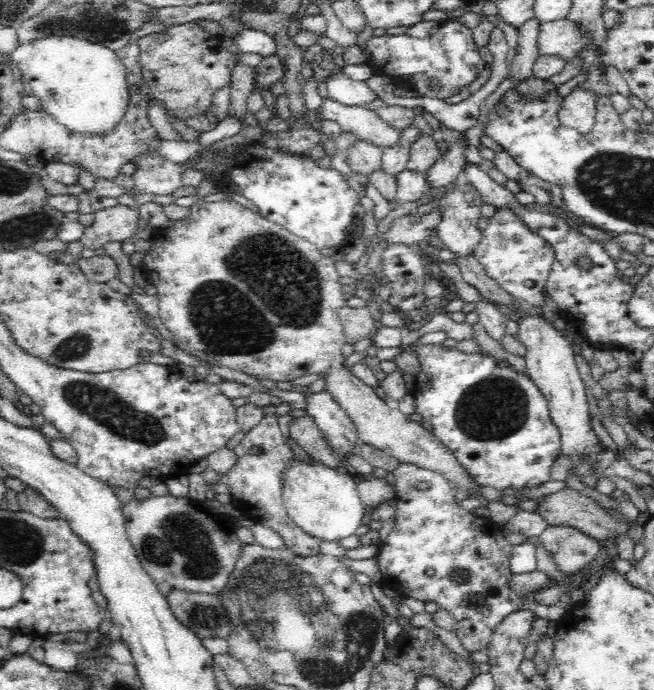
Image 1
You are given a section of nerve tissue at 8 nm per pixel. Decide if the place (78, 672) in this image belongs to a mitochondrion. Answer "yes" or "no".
no

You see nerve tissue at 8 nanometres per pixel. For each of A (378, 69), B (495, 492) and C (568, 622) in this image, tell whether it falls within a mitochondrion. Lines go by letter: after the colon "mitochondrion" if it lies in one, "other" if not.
A: other
B: other
C: other

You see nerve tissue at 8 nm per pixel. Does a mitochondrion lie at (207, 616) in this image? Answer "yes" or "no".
yes

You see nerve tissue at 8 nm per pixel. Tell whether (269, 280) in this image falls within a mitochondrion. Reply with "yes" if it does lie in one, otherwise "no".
yes

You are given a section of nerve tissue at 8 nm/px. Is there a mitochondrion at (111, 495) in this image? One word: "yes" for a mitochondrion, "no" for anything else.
no

